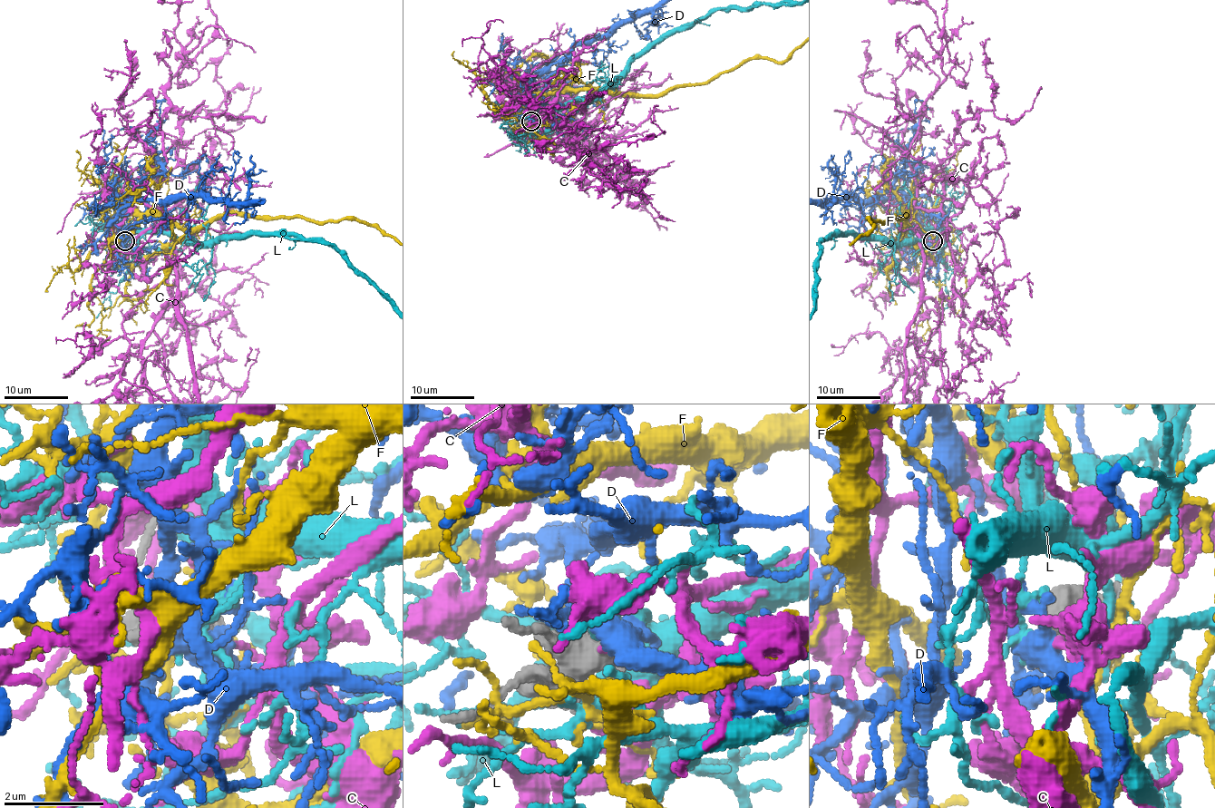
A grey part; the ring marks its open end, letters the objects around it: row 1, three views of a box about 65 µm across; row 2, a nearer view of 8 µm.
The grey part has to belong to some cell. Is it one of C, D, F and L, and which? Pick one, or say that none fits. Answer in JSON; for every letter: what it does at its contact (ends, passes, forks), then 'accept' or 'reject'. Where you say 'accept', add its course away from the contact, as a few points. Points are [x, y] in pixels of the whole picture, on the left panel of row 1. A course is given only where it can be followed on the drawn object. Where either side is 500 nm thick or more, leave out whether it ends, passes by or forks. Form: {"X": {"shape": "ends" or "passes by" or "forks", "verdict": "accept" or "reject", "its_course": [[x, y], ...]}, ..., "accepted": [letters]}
{"C": {"shape": "ends", "verdict": "reject"}, "D": {"shape": "forks", "verdict": "reject"}, "F": {"shape": "forks", "verdict": "reject"}, "L": {"shape": "forks", "verdict": "reject"}, "accepted": []}

